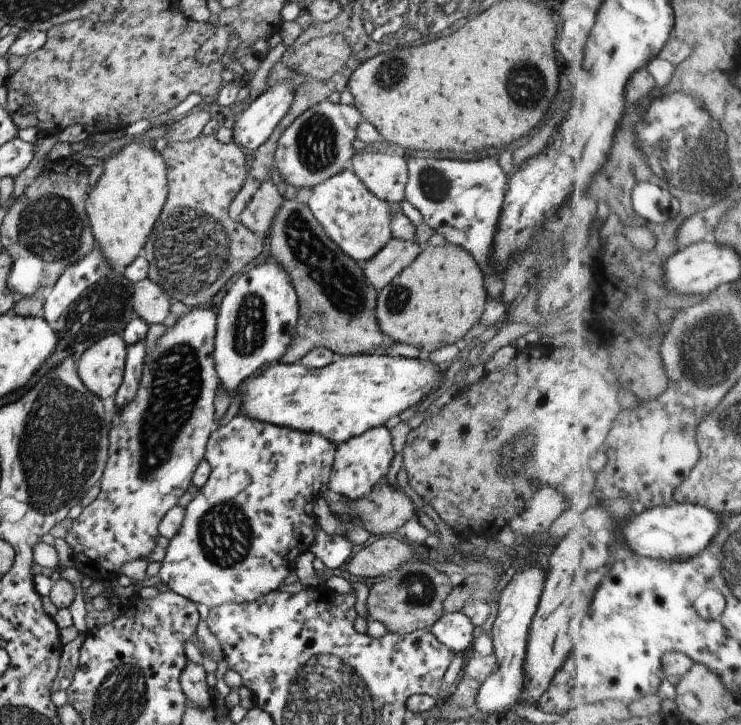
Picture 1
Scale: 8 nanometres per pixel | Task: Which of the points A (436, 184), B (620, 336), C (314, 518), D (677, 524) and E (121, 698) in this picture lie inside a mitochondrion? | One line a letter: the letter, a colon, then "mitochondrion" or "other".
A: mitochondrion
B: other
C: other
D: other
E: mitochondrion

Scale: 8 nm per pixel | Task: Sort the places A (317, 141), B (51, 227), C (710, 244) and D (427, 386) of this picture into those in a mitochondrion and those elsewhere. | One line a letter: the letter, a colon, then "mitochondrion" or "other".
A: mitochondrion
B: mitochondrion
C: other
D: other

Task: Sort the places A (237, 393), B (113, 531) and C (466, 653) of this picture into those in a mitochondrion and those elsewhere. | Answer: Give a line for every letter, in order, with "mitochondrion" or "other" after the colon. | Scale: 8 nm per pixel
A: other
B: other
C: other

